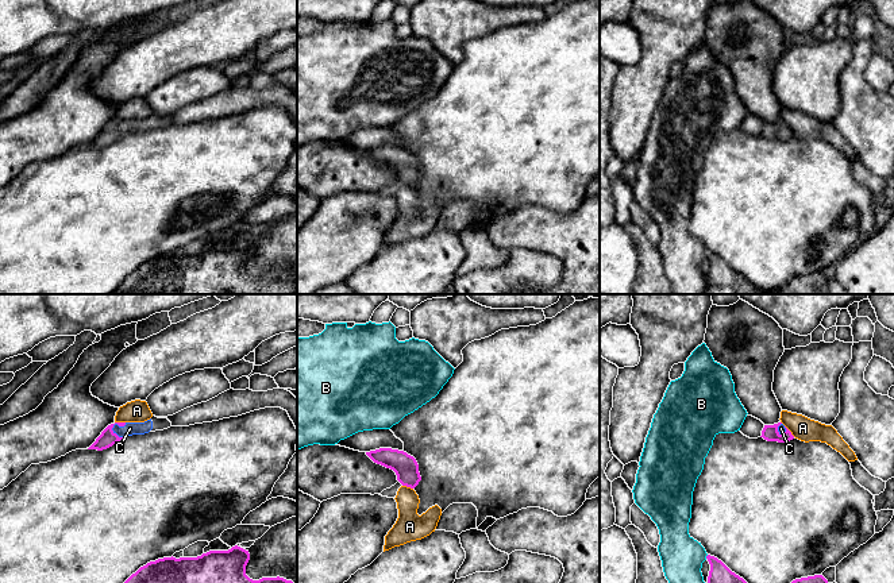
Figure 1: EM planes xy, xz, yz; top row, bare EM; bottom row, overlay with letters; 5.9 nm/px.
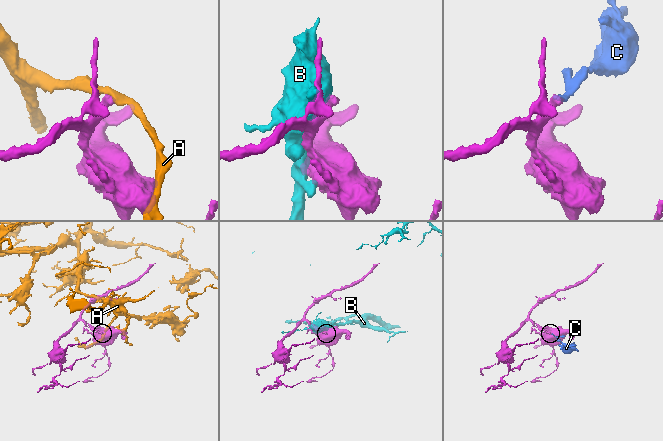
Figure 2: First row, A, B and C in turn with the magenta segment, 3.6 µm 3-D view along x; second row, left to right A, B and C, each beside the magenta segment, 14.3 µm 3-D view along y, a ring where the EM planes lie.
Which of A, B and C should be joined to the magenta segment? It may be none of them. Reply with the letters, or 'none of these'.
C

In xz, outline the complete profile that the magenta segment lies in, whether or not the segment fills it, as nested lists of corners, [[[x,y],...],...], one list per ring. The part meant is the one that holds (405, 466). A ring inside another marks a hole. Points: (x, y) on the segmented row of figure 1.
[[[379,448],[366,452],[377,464],[390,468],[396,472],[397,480],[406,487],[415,489],[421,480],[416,459],[404,451],[392,448]]]

